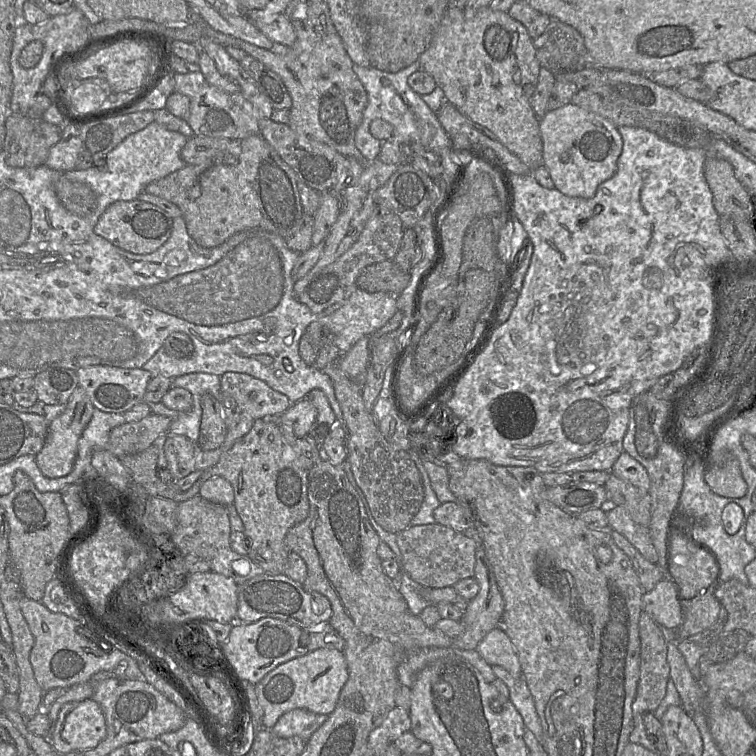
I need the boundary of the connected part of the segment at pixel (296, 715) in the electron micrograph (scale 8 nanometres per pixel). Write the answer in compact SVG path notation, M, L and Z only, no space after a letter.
M298 708L283 714L271 730L282 738L297 736L308 741L327 717L324 714L316 714Z

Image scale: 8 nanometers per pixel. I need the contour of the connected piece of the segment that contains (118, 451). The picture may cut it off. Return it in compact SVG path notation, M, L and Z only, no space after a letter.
M150 414L138 422L124 423L111 430L107 450L118 458L143 452L149 448L161 434L165 434L168 431L170 424L170 418L156 414Z

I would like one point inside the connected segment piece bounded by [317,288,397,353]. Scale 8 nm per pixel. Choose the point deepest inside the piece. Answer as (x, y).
(363, 313)

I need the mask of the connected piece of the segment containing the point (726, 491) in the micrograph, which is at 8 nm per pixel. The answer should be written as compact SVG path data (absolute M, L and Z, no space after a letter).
M729 454L723 455L722 463L707 463L704 480L717 495L726 498L741 498L747 492L738 459Z

